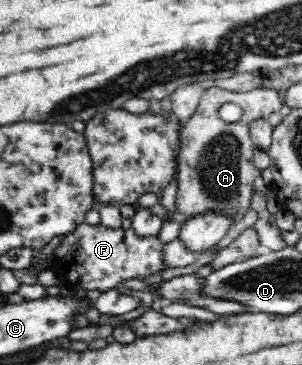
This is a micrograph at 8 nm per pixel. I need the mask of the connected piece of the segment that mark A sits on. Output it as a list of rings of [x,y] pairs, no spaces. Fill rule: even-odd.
[[[213,86],[204,91],[194,115],[180,127],[175,208],[184,214],[185,219],[216,212],[230,216],[235,222],[251,209],[251,199],[255,192],[254,181],[259,170],[252,161],[255,143],[250,137],[248,123],[258,117],[268,118],[272,111],[280,111],[278,90],[273,88],[231,92]],[[223,103],[240,105],[242,115],[239,121],[227,123],[220,119],[218,108]]]

